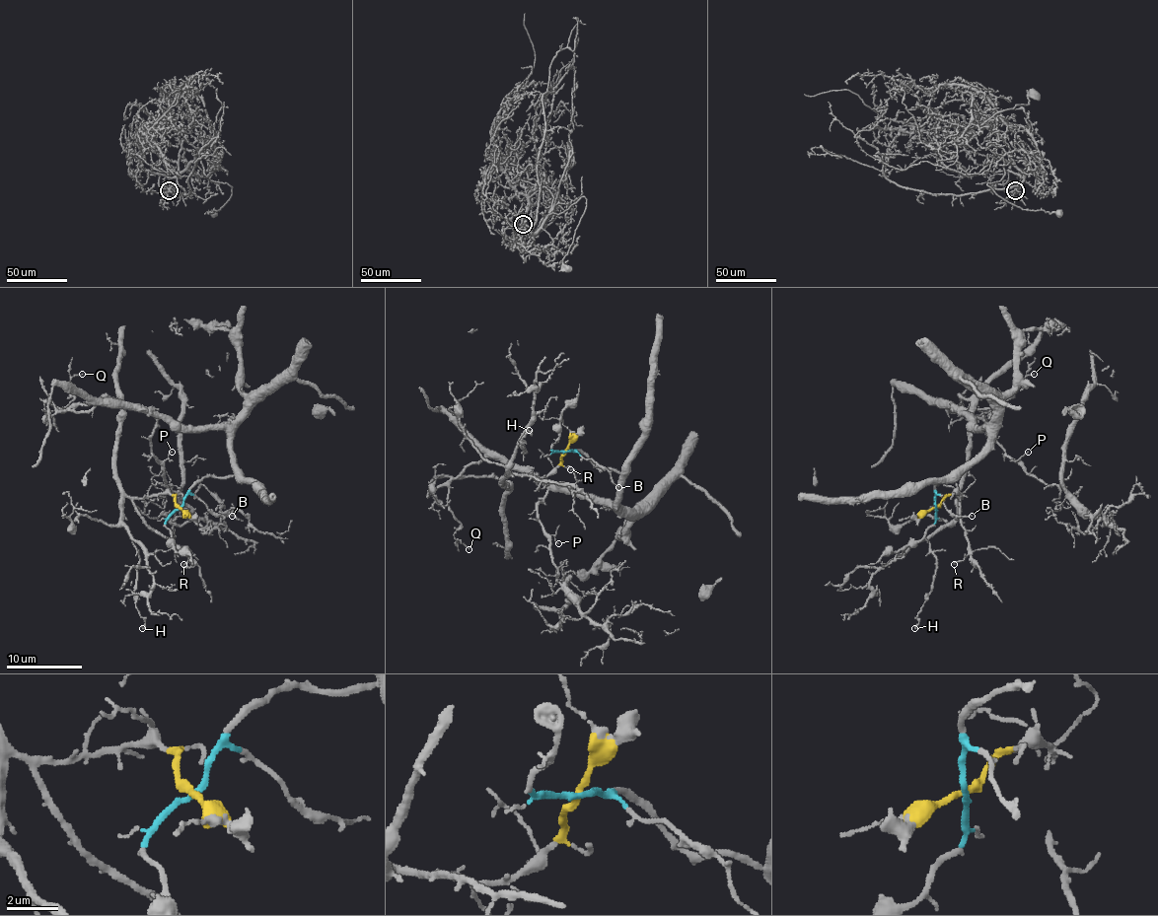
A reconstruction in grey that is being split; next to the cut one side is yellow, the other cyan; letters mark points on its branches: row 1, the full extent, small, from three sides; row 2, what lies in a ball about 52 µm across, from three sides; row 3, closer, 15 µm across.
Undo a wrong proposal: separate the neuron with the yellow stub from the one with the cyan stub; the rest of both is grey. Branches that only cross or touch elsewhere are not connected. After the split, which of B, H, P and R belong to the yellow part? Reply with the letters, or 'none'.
H, R

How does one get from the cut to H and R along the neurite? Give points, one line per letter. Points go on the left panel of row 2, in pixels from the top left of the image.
H: (180, 508), (174, 496), (124, 498), (124, 528), (140, 559), (134, 595), (136, 608), (143, 619), (142, 629)
R: (180, 508), (174, 496), (161, 494), (134, 500), (134, 510), (147, 525), (172, 539), (187, 555), (183, 564)

